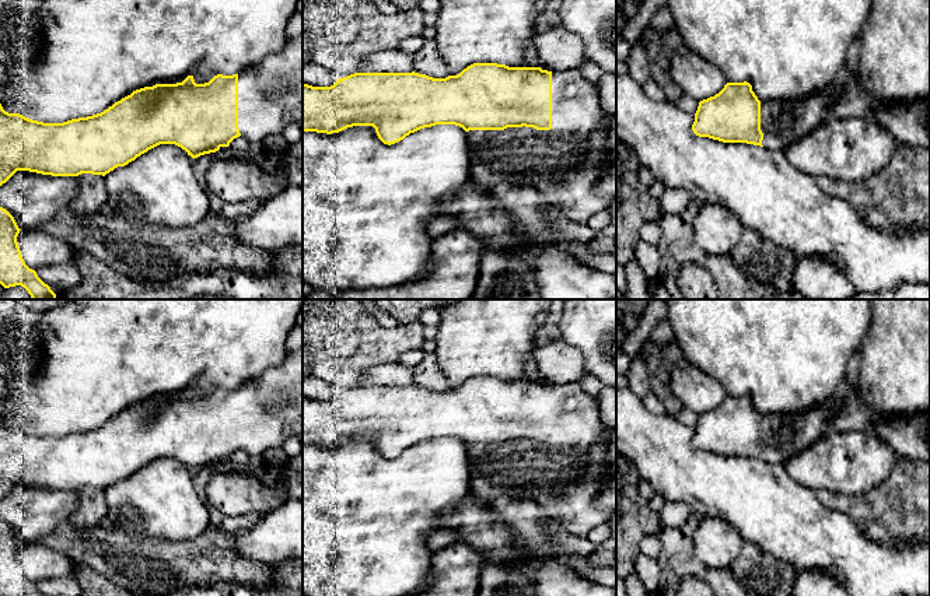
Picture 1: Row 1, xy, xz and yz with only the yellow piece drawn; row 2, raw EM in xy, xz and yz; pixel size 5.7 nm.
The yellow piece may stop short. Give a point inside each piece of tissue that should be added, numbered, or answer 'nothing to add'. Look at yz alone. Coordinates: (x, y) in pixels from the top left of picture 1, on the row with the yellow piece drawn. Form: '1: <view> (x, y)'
1: yz (783, 123)

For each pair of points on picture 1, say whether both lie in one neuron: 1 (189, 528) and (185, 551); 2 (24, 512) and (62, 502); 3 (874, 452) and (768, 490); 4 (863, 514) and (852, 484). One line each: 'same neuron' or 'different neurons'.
1: different neurons
2: same neuron
3: different neurons
4: different neurons

